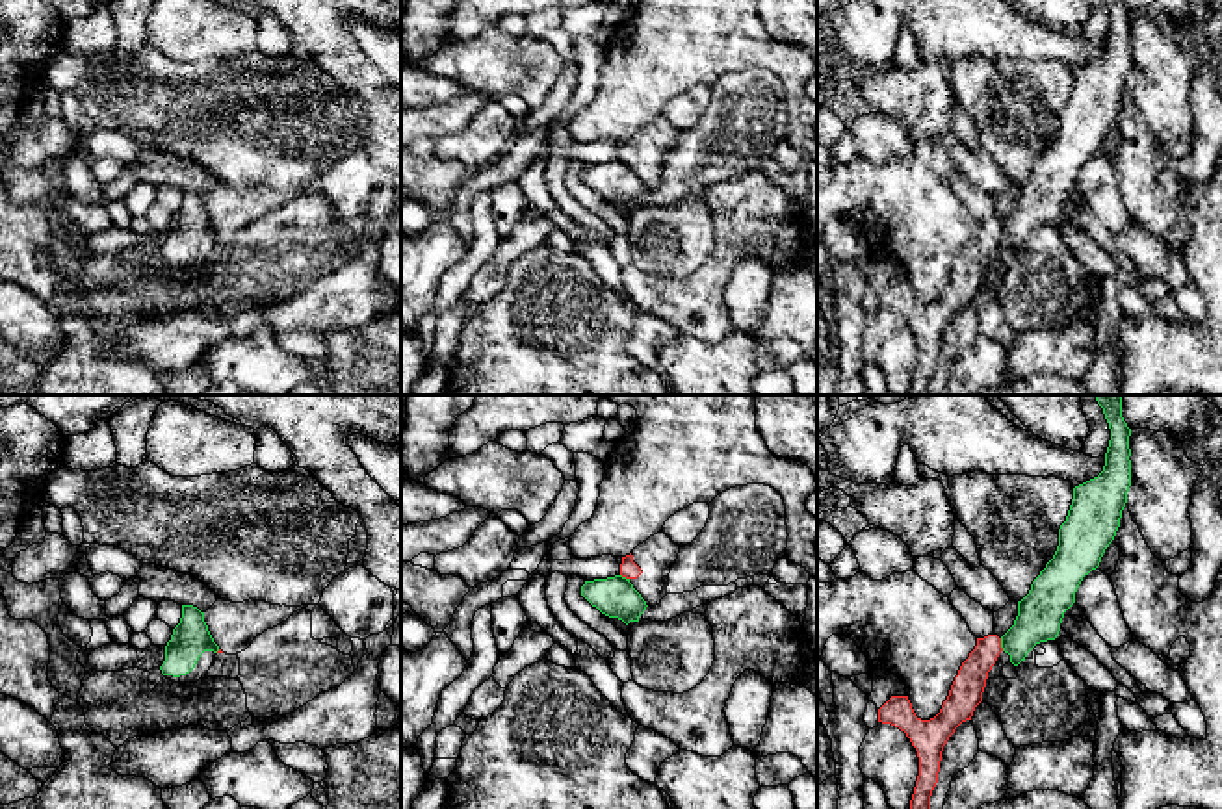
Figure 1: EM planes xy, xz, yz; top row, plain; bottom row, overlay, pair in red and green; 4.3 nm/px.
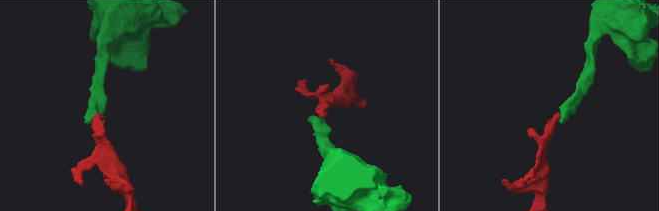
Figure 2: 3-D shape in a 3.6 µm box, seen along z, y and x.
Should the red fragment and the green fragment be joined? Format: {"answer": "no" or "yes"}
{"answer": "no"}

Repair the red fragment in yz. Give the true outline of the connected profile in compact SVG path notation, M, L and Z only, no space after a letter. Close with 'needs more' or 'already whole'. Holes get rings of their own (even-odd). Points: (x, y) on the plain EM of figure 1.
M1008 186L994 197L994 217L977 223L975 234L962 247L949 280L934 302L917 302L908 280L891 280L878 293L878 306L904 315L919 341L919 360L908 395L930 395L943 330L962 306L971 304L975 291L982 286L988 256L1003 236L1001 221L1014 210L1016 200L1016 186Z; needs more

